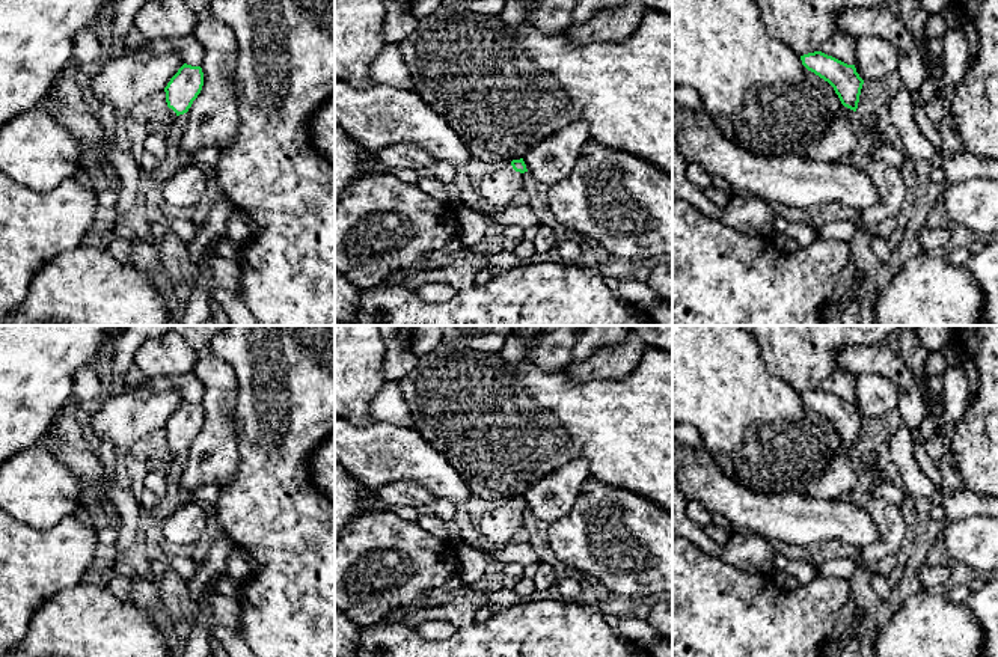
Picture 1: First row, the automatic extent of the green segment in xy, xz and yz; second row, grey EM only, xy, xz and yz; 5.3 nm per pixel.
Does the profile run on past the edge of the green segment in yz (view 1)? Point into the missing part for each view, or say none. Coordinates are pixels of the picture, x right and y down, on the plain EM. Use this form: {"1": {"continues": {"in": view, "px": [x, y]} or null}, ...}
{"1": {"continues": null}}

